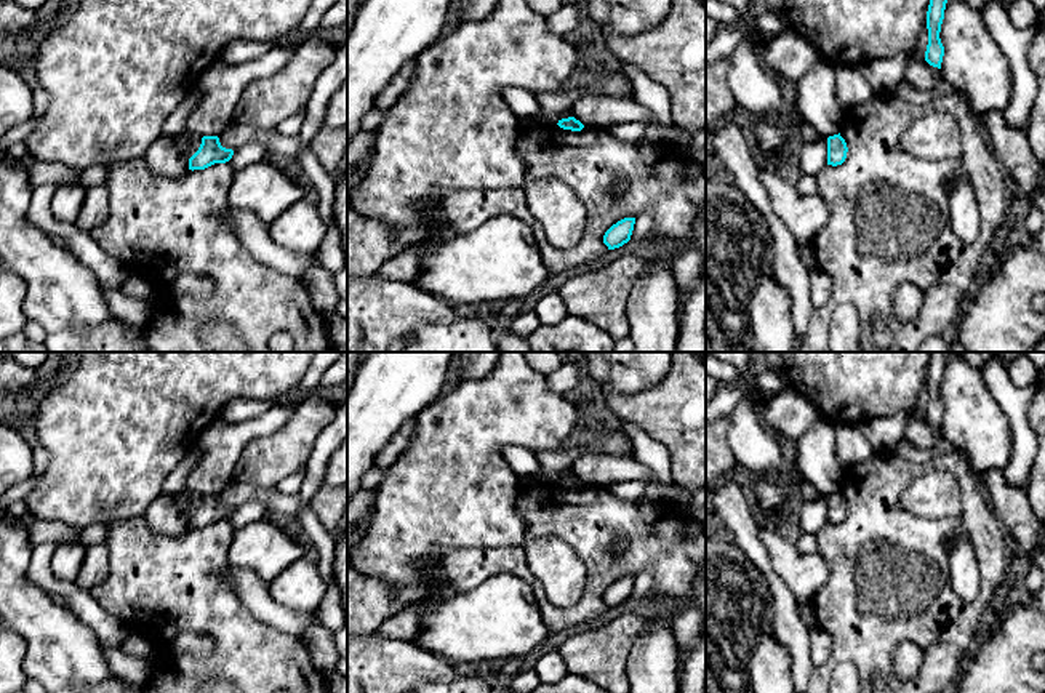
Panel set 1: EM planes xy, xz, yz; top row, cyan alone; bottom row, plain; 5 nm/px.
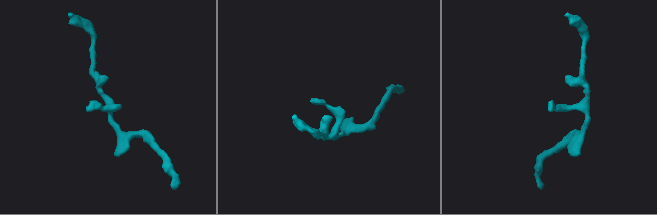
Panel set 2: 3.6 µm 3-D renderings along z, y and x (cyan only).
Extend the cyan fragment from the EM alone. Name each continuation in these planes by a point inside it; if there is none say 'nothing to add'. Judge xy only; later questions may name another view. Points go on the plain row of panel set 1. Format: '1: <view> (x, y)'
nothing to add

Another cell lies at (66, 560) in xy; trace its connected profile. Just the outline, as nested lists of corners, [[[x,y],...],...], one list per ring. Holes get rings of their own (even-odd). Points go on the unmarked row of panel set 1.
[[[80,543],[58,544],[51,555],[53,575],[62,581],[74,583],[82,568],[85,552],[86,547]]]

